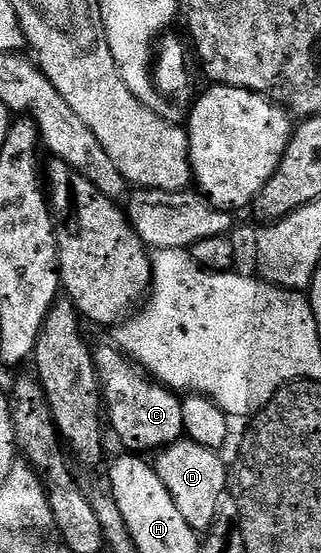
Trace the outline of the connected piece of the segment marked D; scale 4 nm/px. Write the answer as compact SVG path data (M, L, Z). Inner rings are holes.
M184 438L162 449L153 460L155 472L161 482L165 482L169 494L173 494L173 502L177 502L177 510L181 510L185 522L189 522L189 526L193 526L193 530L200 534L211 531L219 516L219 507L229 492L227 468L219 456L222 455L216 449Z

